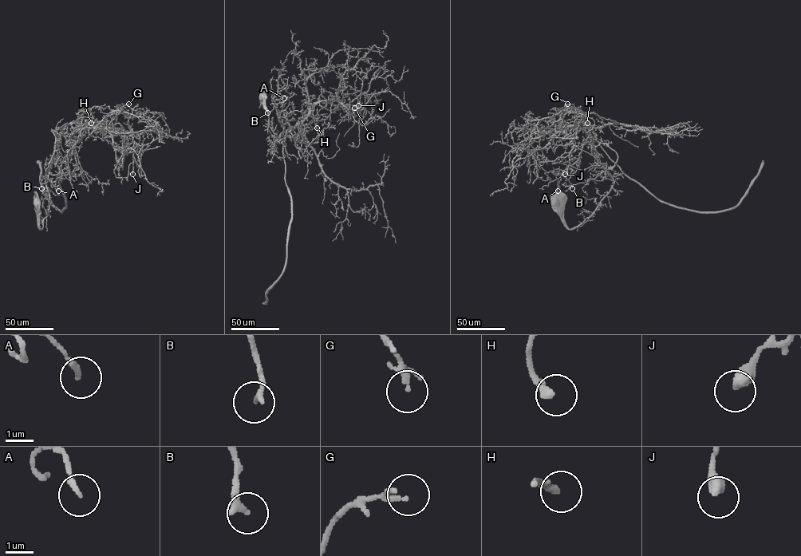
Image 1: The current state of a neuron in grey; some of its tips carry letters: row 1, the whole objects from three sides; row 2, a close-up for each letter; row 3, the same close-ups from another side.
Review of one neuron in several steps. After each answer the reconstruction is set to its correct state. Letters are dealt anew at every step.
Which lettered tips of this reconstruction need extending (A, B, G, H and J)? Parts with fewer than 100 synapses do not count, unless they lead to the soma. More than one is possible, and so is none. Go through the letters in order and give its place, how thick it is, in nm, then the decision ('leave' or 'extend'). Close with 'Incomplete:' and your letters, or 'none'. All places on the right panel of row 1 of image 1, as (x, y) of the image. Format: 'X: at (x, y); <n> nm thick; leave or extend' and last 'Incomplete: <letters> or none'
A: at (558, 191); 180 nm thick; leave
B: at (572, 188); 240 nm thick; leave
G: at (567, 104); 200 nm thick; leave
H: at (587, 123); 280 nm thick; leave
J: at (565, 174); 440 nm thick; leave
Incomplete: none

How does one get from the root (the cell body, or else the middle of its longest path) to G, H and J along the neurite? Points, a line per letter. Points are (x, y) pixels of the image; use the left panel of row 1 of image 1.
G: (37, 203), (41, 228), (45, 171), (63, 130), (132, 114), (128, 104)
H: (37, 203), (38, 226), (41, 228), (49, 204), (45, 173), (52, 160), (55, 143), (70, 124), (91, 123)
J: (37, 203), (41, 228), (49, 204), (45, 171), (55, 143), (73, 123), (131, 136), (132, 174)

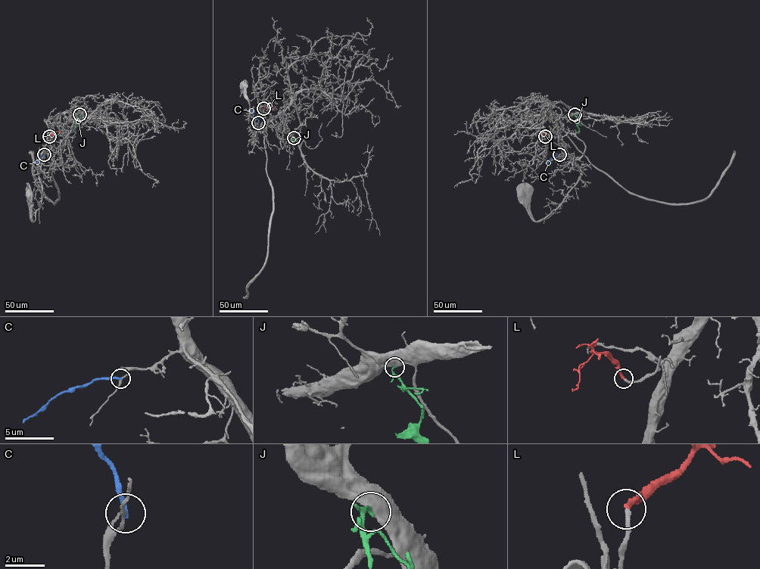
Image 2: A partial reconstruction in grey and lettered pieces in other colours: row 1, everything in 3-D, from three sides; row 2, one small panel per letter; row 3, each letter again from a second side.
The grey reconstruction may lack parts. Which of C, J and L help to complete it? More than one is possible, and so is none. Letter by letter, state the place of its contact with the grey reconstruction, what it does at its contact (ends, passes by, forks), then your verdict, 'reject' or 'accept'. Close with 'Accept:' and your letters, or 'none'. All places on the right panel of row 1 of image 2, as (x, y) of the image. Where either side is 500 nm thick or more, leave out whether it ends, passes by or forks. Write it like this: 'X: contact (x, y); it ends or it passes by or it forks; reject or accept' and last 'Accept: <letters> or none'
C: contact (559, 154); it ends; reject
J: contact (574, 114); reject
L: contact (545, 136); it ends; accept
Accept: L

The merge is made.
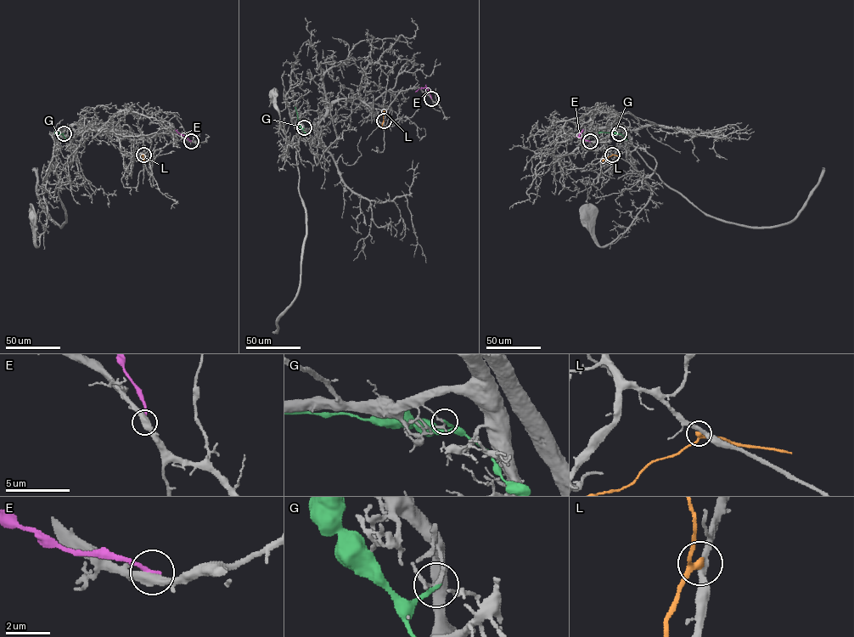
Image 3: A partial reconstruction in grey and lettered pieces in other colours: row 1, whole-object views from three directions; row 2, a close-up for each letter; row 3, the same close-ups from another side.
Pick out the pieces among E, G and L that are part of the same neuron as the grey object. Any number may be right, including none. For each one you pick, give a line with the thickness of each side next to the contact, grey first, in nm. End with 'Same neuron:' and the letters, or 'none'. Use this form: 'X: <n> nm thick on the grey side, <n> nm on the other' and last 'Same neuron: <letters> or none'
Same neuron: none

